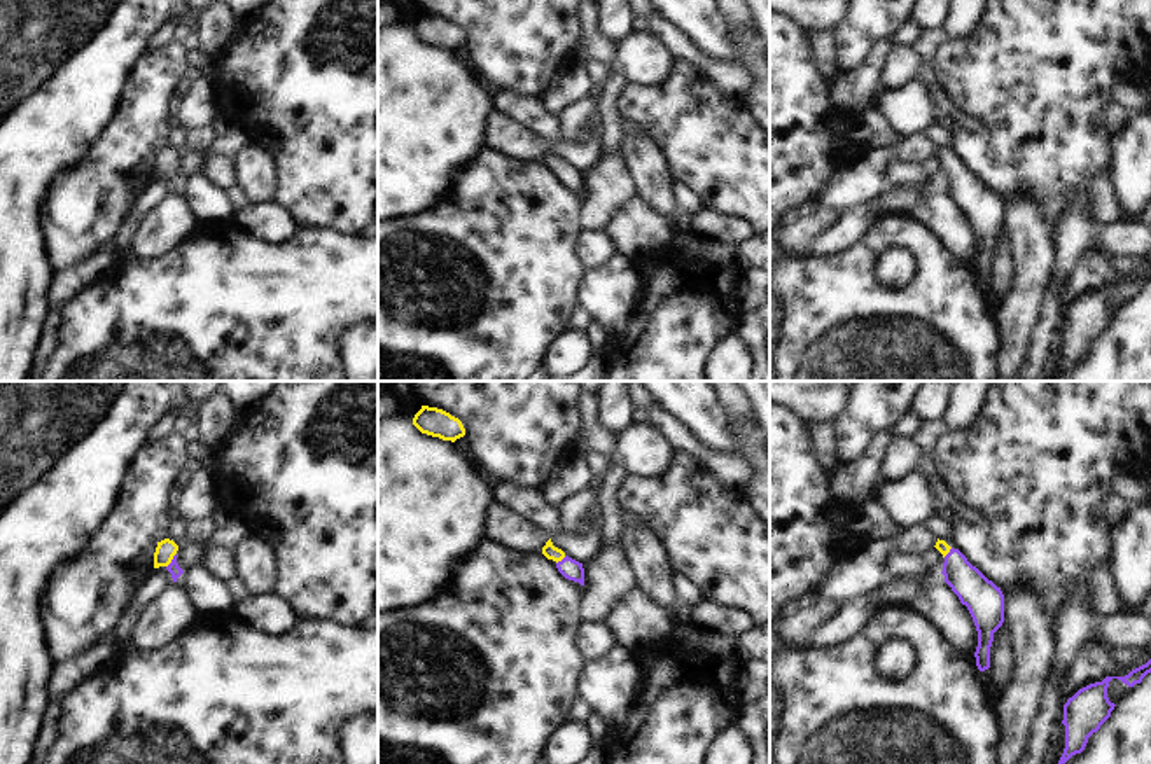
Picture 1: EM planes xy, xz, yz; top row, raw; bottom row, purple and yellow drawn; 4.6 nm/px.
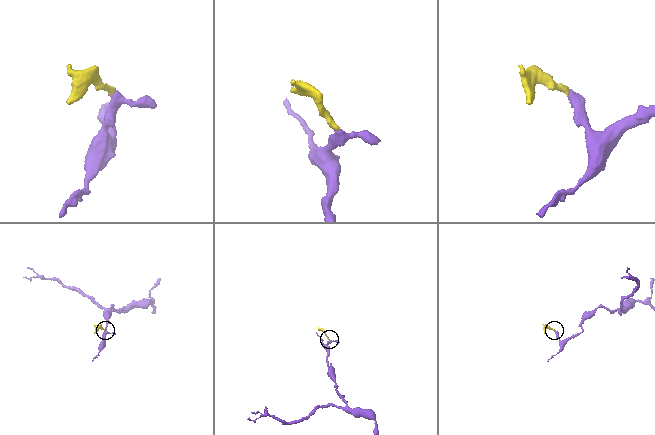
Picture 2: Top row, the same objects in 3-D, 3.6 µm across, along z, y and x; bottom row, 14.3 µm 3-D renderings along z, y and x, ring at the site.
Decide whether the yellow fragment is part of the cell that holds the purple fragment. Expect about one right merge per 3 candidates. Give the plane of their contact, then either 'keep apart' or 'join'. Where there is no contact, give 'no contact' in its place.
meets purple in xy; join

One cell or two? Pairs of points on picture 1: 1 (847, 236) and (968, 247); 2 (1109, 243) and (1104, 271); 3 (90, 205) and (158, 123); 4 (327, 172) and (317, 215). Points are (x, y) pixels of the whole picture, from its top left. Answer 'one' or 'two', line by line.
1: one
2: two
3: one
4: one

